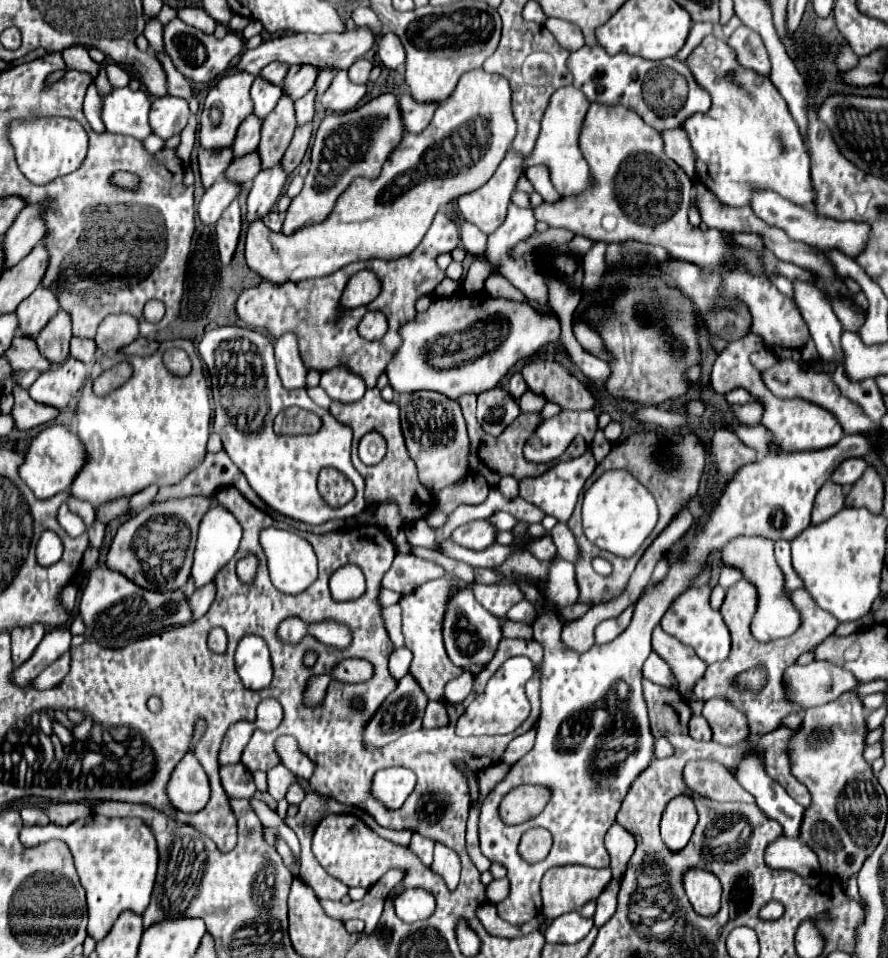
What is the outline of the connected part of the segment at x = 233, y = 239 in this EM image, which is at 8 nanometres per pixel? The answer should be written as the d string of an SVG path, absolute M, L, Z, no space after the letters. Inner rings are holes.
M233 201L221 215L221 219L215 225L215 233L217 233L217 249L219 249L219 257L221 261L227 265L235 253L237 247L237 239L239 239L239 231L241 231L241 211L239 211L239 203Z

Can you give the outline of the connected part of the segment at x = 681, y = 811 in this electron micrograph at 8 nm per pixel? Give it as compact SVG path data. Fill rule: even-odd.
M687 795L675 797L667 805L661 819L661 839L665 841L667 849L673 853L681 851L689 843L695 823L697 823L697 811L691 797Z

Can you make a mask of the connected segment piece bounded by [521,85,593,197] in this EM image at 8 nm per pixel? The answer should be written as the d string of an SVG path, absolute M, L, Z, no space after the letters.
M573 85L557 89L551 95L547 111L541 119L541 133L537 137L537 143L535 143L533 151L529 153L529 157L523 159L523 167L521 167L523 171L533 165L545 165L551 173L551 183L555 185L555 189L561 197L577 197L585 189L593 187L593 177L579 151L579 145L577 145L587 109L589 109L589 101L579 89L575 89Z

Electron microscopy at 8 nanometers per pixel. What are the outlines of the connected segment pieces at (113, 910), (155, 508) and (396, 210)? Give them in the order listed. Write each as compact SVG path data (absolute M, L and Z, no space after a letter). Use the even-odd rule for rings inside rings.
M91 815L85 819L77 819L67 827L45 825L21 829L21 843L25 847L37 847L49 839L65 841L77 861L79 881L87 893L89 937L101 941L123 911L133 911L139 915L145 911L145 905L149 905L149 897L153 891L159 853L151 829L141 819L109 819Z
M191 497L159 505L151 503L117 529L107 553L107 567L123 573L135 585L149 591L169 593L181 589L191 575L199 517L203 517L209 505L209 497Z
M483 69L467 71L453 97L437 107L429 127L417 137L401 139L385 161L379 179L359 177L353 181L325 221L299 229L299 235L277 235L263 221L249 225L245 235L247 267L265 281L285 283L325 277L355 261L403 257L421 243L443 205L489 181L515 133L509 81ZM473 121L485 121L485 151L475 135Z

